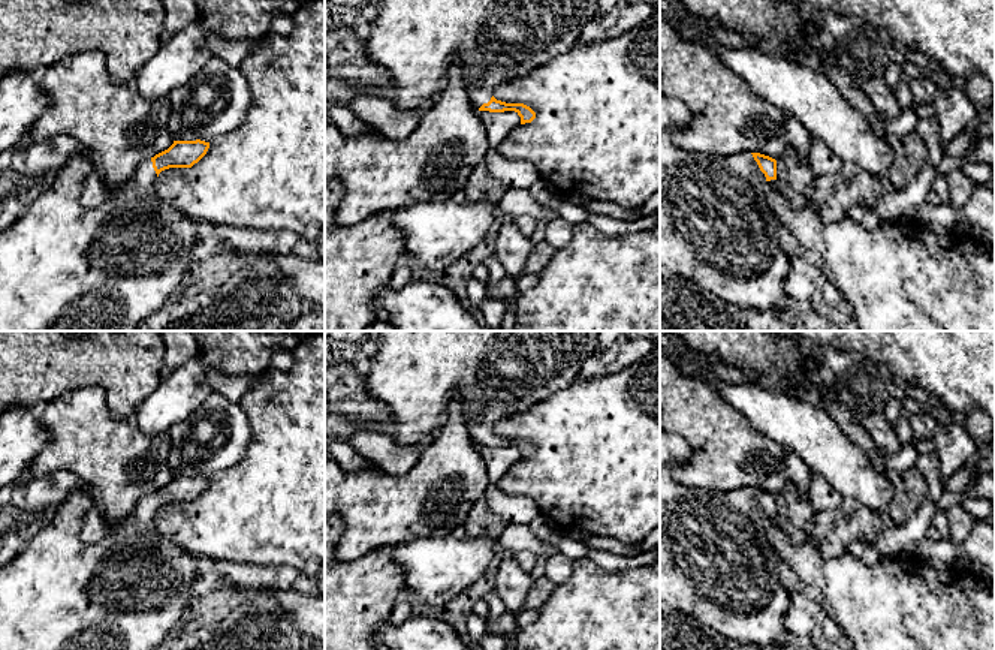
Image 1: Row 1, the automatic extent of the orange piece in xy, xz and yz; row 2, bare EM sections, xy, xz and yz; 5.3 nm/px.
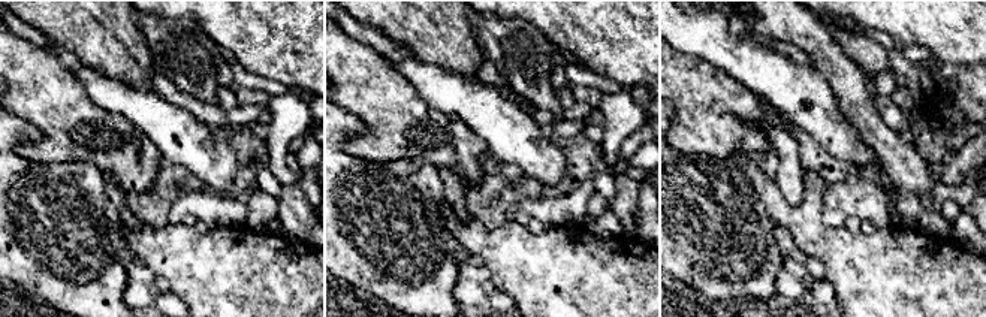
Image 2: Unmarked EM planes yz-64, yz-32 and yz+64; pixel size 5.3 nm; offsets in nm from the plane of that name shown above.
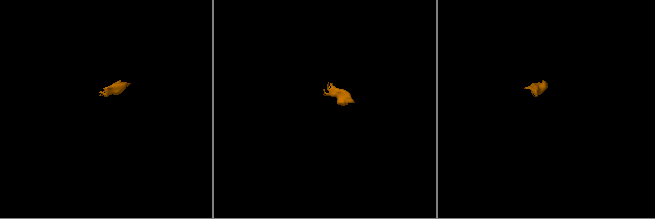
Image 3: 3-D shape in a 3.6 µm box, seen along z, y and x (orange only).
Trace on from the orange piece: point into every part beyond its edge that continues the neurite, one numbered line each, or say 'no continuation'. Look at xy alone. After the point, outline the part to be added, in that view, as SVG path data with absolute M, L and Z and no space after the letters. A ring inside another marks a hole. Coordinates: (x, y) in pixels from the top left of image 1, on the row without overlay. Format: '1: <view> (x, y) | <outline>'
1: xy (126, 592) | M72 491L70 496L58 505L55 517L46 526L36 527L25 548L0 568L0 650L151 650L165 640L183 617L184 610L189 607L189 596L195 586L196 575L203 563L202 559L184 551L174 539L163 538L157 532L157 509L151 494L135 505L121 523L112 524L106 521L106 533L99 542L85 542L81 538L84 517L96 502L96 491Z

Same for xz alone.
1: xz (418, 375) | M380 331L380 343L365 376L368 391L383 401L397 424L397 445L414 445L449 419L453 400L462 403L470 437L479 445L495 424L572 385L587 358L598 350L598 331Z

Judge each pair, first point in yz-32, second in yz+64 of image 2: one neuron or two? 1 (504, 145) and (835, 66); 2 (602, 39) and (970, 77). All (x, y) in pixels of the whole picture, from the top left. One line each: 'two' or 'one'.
1: two
2: two

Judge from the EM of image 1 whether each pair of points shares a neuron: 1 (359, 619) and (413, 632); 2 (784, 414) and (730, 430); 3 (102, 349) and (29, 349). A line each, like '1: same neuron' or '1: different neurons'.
1: different neurons
2: different neurons
3: same neuron

